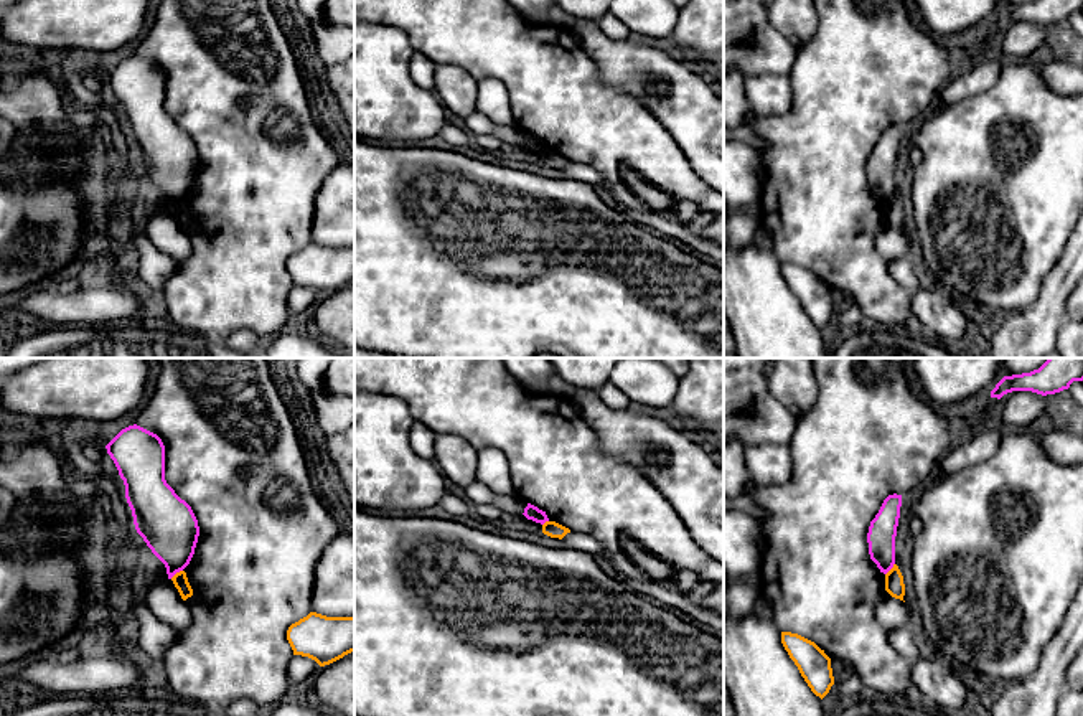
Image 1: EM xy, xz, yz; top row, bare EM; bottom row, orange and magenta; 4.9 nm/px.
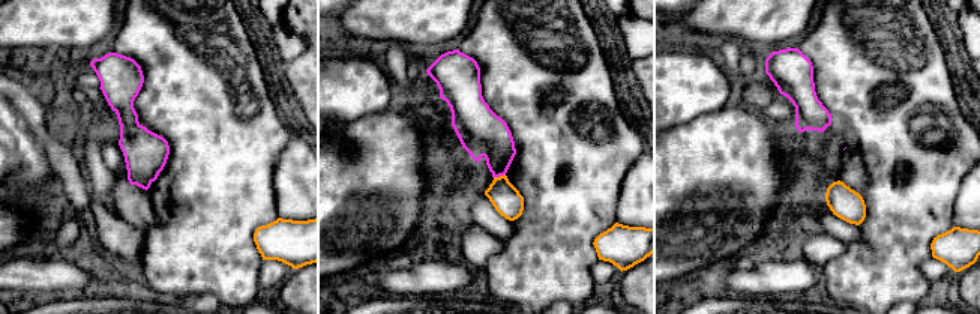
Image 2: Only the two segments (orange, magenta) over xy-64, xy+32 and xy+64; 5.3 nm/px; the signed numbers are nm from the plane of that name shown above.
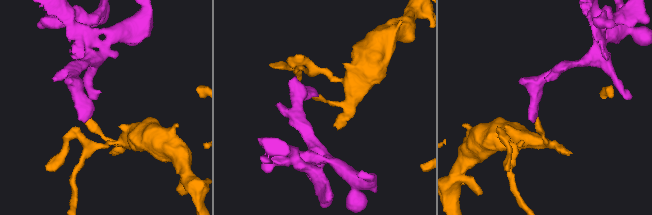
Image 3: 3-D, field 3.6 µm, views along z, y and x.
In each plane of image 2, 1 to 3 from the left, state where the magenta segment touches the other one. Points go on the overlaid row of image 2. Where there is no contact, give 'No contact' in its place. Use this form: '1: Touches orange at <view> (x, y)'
1: No contact
2: Touches orange at xy+32 (500, 176)
3: No contact

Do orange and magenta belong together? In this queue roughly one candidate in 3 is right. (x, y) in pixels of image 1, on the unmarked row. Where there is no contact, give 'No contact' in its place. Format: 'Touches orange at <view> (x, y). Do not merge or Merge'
Touches orange at xy (177, 203). Do not merge

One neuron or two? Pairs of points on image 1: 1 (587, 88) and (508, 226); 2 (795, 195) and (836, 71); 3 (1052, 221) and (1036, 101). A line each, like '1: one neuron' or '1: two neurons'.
1: two neurons
2: one neuron
3: one neuron

